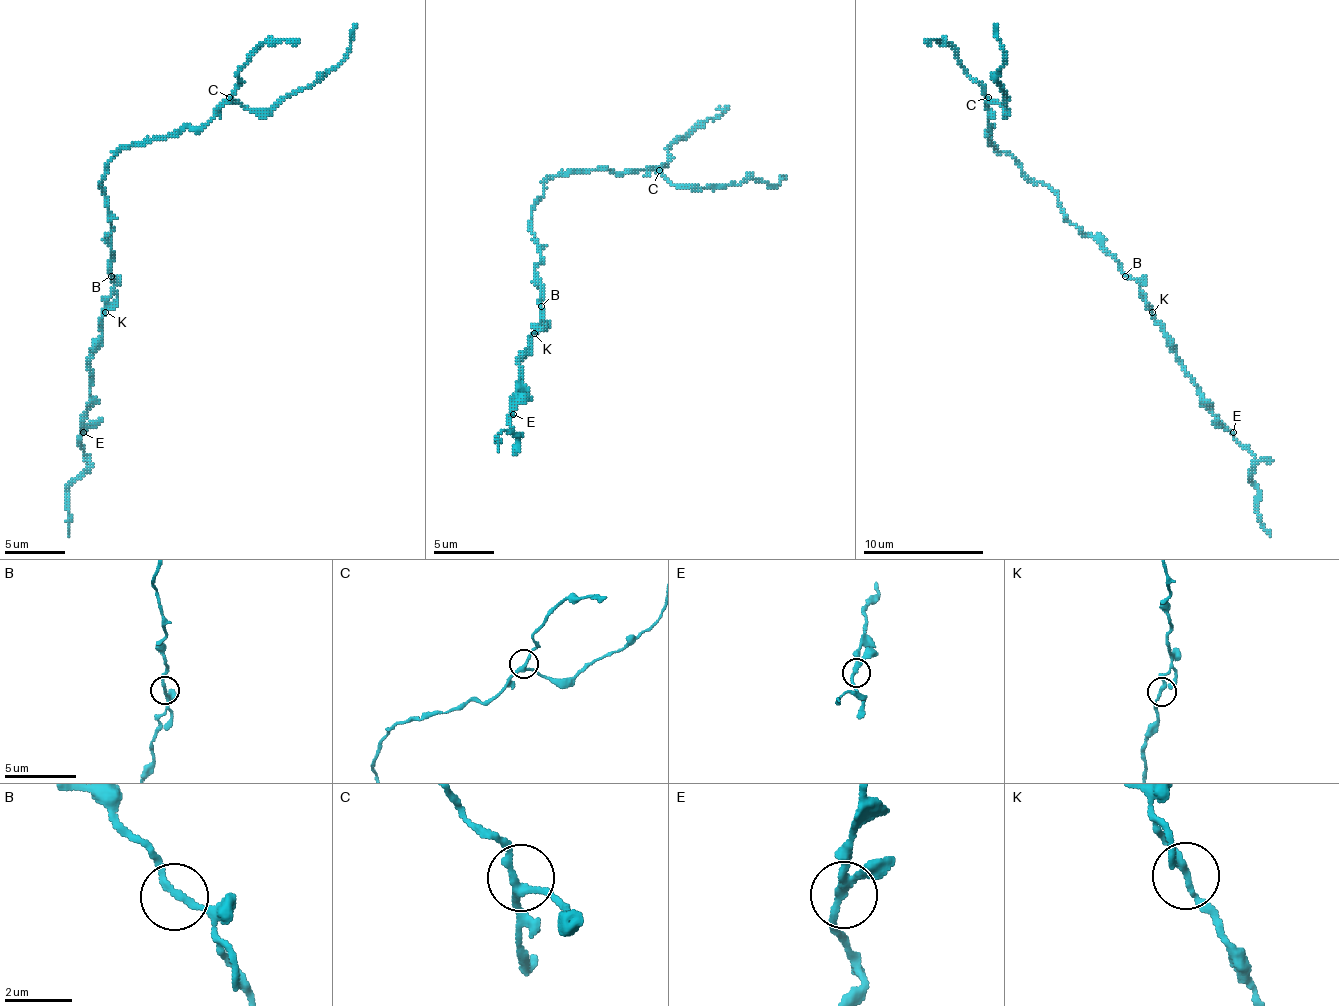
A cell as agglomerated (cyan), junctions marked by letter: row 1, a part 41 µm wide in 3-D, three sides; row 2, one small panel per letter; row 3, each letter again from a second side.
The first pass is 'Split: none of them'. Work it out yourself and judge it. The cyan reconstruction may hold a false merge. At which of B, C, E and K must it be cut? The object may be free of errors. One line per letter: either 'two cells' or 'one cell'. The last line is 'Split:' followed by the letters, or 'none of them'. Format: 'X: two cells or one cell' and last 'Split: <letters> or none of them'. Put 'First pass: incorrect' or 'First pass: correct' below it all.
B: one cell
C: one cell
E: one cell
K: one cell
Split: none of them
First pass: correct

